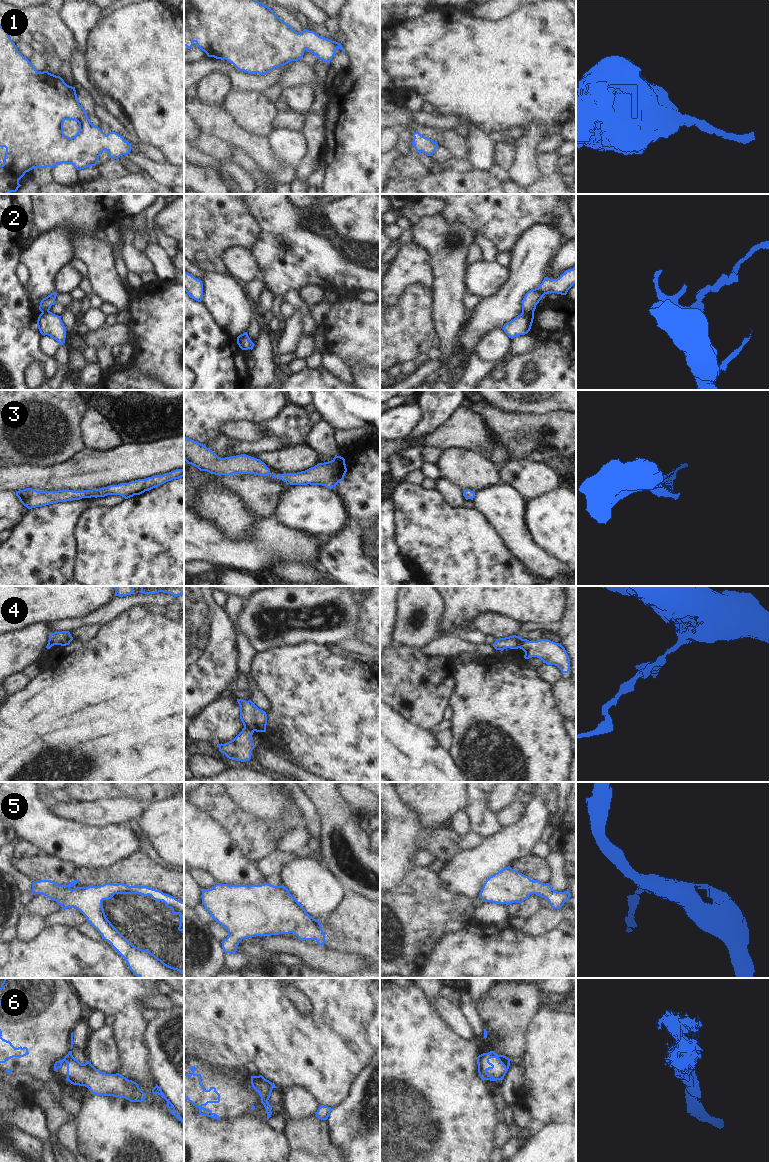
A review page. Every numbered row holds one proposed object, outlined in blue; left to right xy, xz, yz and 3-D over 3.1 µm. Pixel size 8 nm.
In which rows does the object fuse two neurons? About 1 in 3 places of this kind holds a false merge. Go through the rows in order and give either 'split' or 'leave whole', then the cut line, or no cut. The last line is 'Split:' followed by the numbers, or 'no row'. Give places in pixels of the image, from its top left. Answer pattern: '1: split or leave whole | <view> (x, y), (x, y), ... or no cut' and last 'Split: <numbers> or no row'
1: leave whole | no cut
2: split | yz (522, 311), (533, 312)
3: leave whole | no cut
4: split | xz (244, 725), (254, 730)
5: leave whole | no cut
6: split | xz (261, 1097), (267, 1101)
Split: 2, 4, 6

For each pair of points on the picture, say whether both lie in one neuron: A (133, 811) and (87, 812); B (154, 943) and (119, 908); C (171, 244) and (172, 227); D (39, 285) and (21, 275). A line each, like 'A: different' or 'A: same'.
A: same
B: same
C: different
D: different

